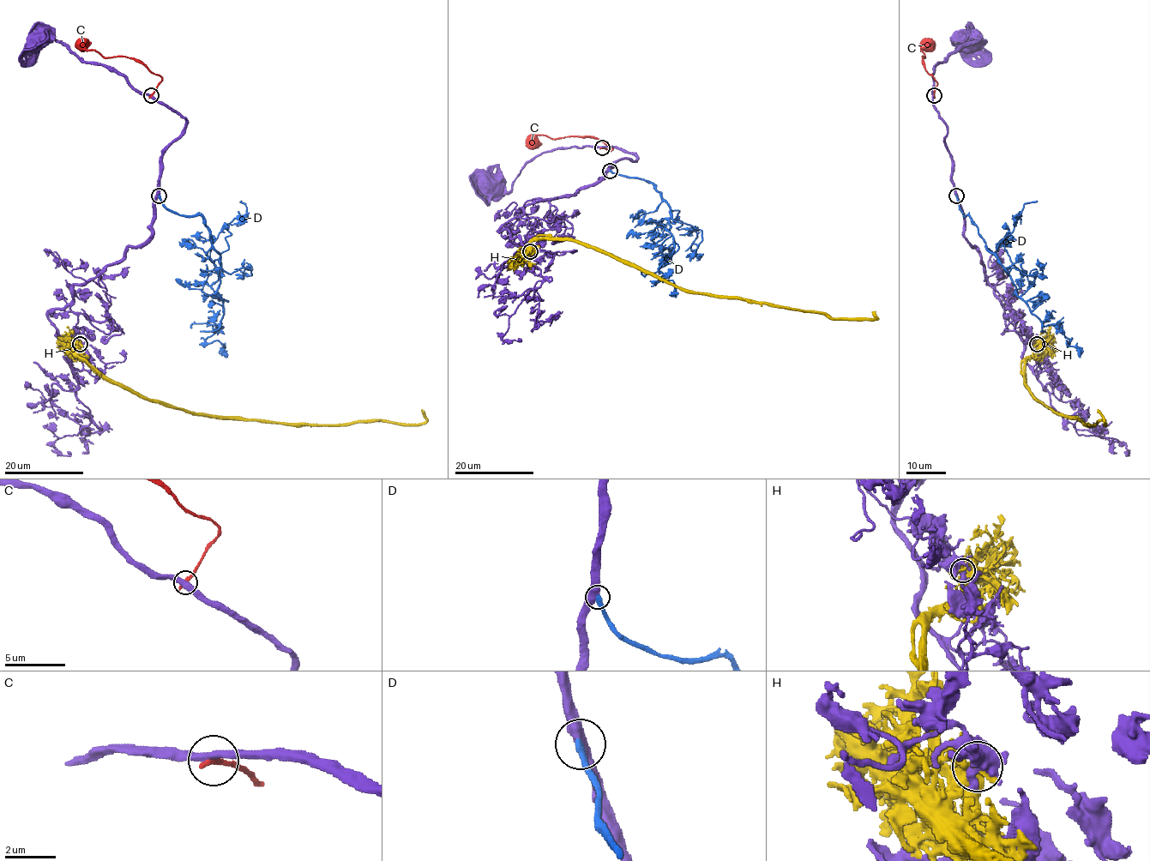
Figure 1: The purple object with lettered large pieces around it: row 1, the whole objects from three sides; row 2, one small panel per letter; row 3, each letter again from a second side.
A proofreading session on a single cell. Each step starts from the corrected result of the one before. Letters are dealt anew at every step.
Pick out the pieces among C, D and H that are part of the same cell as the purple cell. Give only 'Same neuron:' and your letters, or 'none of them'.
Same neuron: D

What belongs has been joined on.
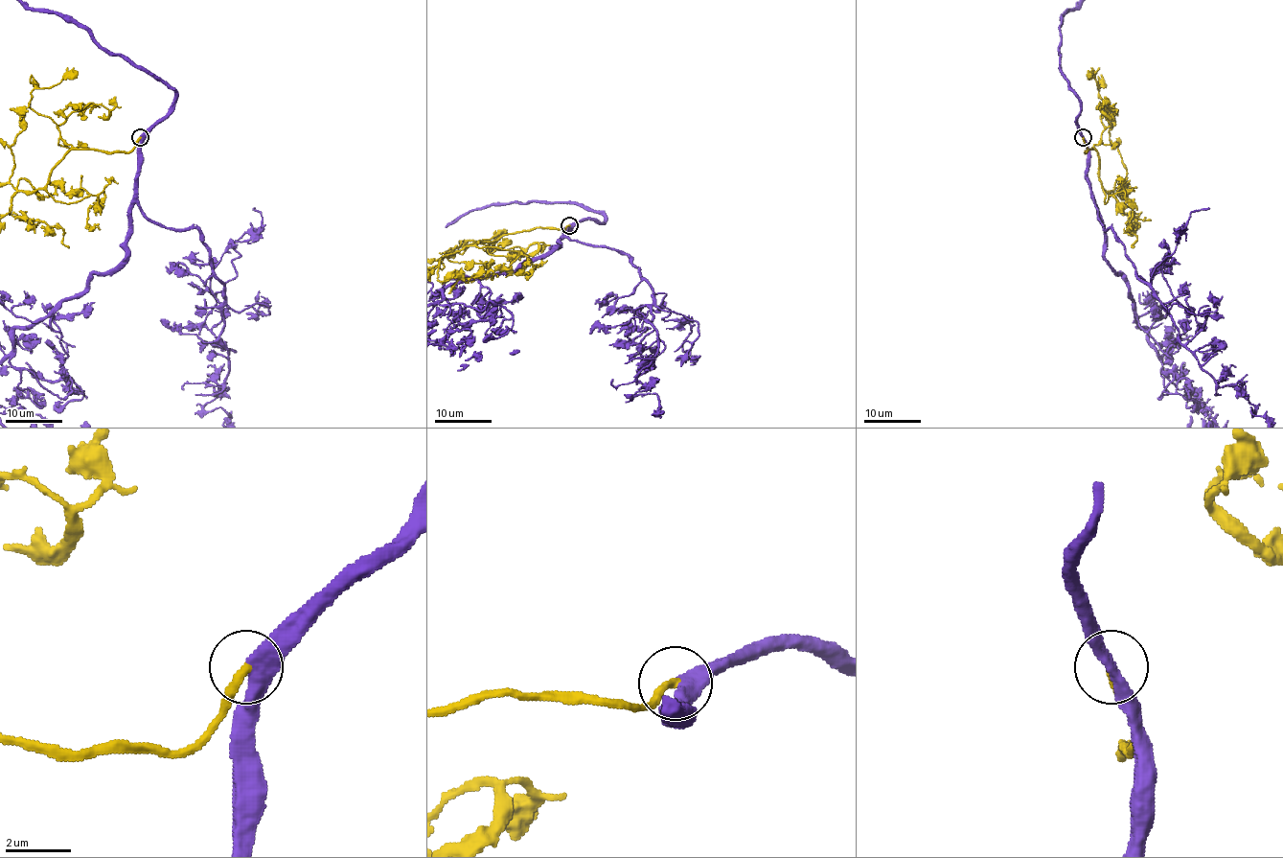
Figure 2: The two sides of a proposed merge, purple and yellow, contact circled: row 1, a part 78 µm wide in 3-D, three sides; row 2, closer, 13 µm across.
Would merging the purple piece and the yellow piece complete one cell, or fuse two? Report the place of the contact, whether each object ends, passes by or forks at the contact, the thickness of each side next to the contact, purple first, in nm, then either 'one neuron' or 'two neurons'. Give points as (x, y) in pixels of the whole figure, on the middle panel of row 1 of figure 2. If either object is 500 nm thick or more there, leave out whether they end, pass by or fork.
place (569, 225); purple passes by; yellow ends; calibres 440 and 260 nm; one neuron

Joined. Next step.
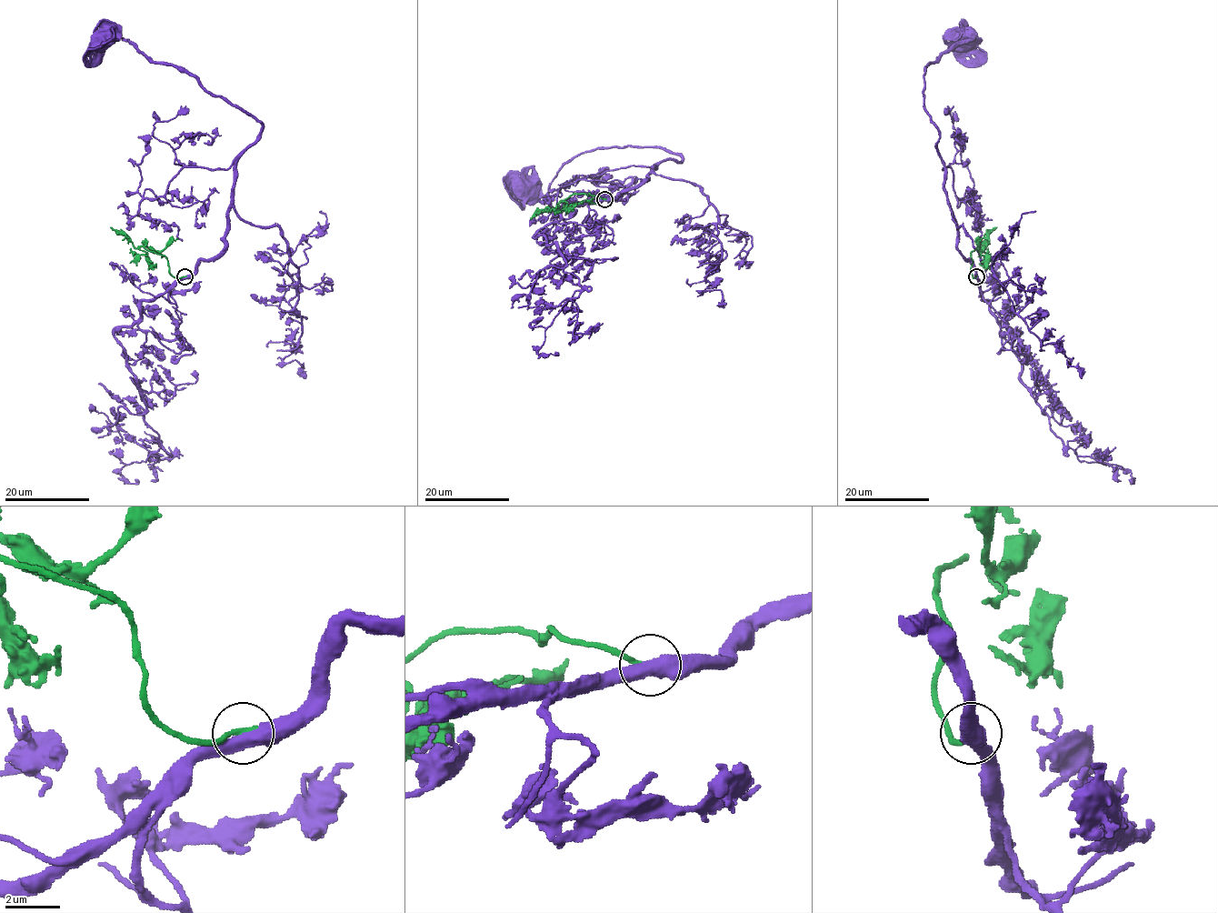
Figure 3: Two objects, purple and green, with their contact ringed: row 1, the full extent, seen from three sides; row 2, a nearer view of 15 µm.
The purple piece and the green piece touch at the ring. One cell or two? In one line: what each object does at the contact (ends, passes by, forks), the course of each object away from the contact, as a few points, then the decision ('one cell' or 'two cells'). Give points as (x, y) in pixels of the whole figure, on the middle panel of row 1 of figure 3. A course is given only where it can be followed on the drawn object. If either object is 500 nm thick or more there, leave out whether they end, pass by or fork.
purple via (604, 199), (646, 180), (652, 167), (682, 158), (659, 147), (599, 147), (574, 155), (544, 195), (519, 190) | green via (604, 199), (588, 194), (574, 194), (561, 200), (555, 207), (539, 212), (531, 219) | one cell

